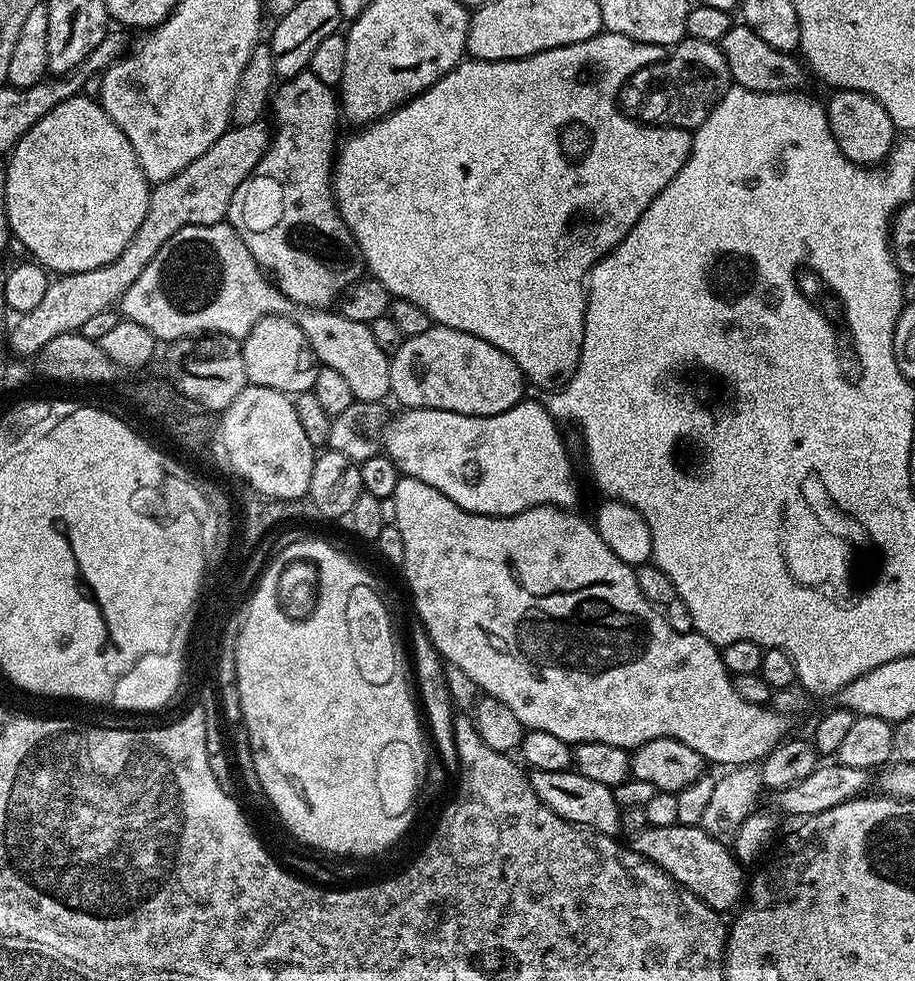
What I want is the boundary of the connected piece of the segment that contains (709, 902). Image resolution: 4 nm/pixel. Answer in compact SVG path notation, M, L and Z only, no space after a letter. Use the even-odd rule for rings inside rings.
M695 824L645 827L631 837L630 847L633 852L642 854L642 858L657 864L661 872L670 874L670 878L677 880L715 912L731 913L745 899L745 865L736 859L729 845L710 838L710 834L706 834L702 827Z

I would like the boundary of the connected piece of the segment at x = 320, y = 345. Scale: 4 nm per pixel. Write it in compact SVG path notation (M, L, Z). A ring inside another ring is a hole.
M300 308L294 319L297 326L306 334L306 342L314 350L317 361L330 370L342 374L357 400L383 401L392 391L390 386L390 356L374 342L371 327L362 322L354 322L340 315L336 310L323 308Z

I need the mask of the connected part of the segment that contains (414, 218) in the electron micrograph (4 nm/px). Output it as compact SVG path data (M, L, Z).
M602 30L594 38L586 38L586 42L558 46L554 50L517 60L468 58L434 82L434 86L413 100L407 100L401 108L394 109L389 116L356 130L345 144L343 141L339 145L332 169L332 193L336 195L336 208L360 248L371 279L382 282L395 299L422 306L422 310L430 314L433 325L462 330L490 342L490 346L498 346L498 350L514 358L529 385L537 384L547 390L563 388L566 382L570 382L582 350L584 311L588 305L588 273L606 253L612 252L614 246L626 238L626 234L630 234L634 222L642 218L650 202L654 202L654 198L670 186L678 170L682 170L692 149L693 133L689 129L632 121L616 109L616 95L620 87L635 72L659 65L665 55L661 45L634 42L634 38Z

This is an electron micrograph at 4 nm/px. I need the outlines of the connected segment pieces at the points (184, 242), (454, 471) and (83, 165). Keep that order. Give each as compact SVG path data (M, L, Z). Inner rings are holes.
M227 222L186 226L178 230L174 238L166 238L166 246L150 258L146 270L138 274L134 286L122 294L118 308L123 319L146 326L146 330L150 330L150 334L154 334L160 342L193 338L203 332L217 332L220 336L243 342L263 316L292 316L294 312L292 301L287 300L275 283L266 278L264 269L257 264L250 250L246 250L246 242L242 242L240 235Z
M521 399L520 403L516 404L513 408L497 416L467 416L466 414L458 414L450 410L404 408L401 411L401 416L396 416L393 420L391 417L387 421L382 441L383 451L397 464L403 475L410 478L418 478L418 482L426 482L426 486L434 486L434 490L446 494L446 498L450 498L450 502L454 502L458 506L462 506L462 510L470 510L474 514L482 514L483 516L513 516L514 514L522 514L522 510L530 510L534 506L546 506L547 504L552 504L556 508L575 509L577 507L576 503L580 500L580 484L576 481L576 468L572 465L572 456L568 453L568 448L564 445L563 438L560 437L561 425L555 416L550 415L547 407L541 401L539 404L536 400L528 399Z
M77 94L66 98L66 102L58 102L54 110L50 110L26 134L20 137L11 152L7 153L8 169L2 176L2 182L6 186L6 214L8 215L8 231L16 240L29 252L31 259L35 263L43 264L52 274L67 274L70 272L85 272L86 270L98 270L110 262L114 262L126 250L130 238L138 234L138 226L142 226L142 218L146 218L148 213L148 198L150 195L150 181L144 177L142 166L138 166L138 158L134 154L134 146L130 146L130 138L118 130L118 126L106 114L106 110L101 106L99 99Z

